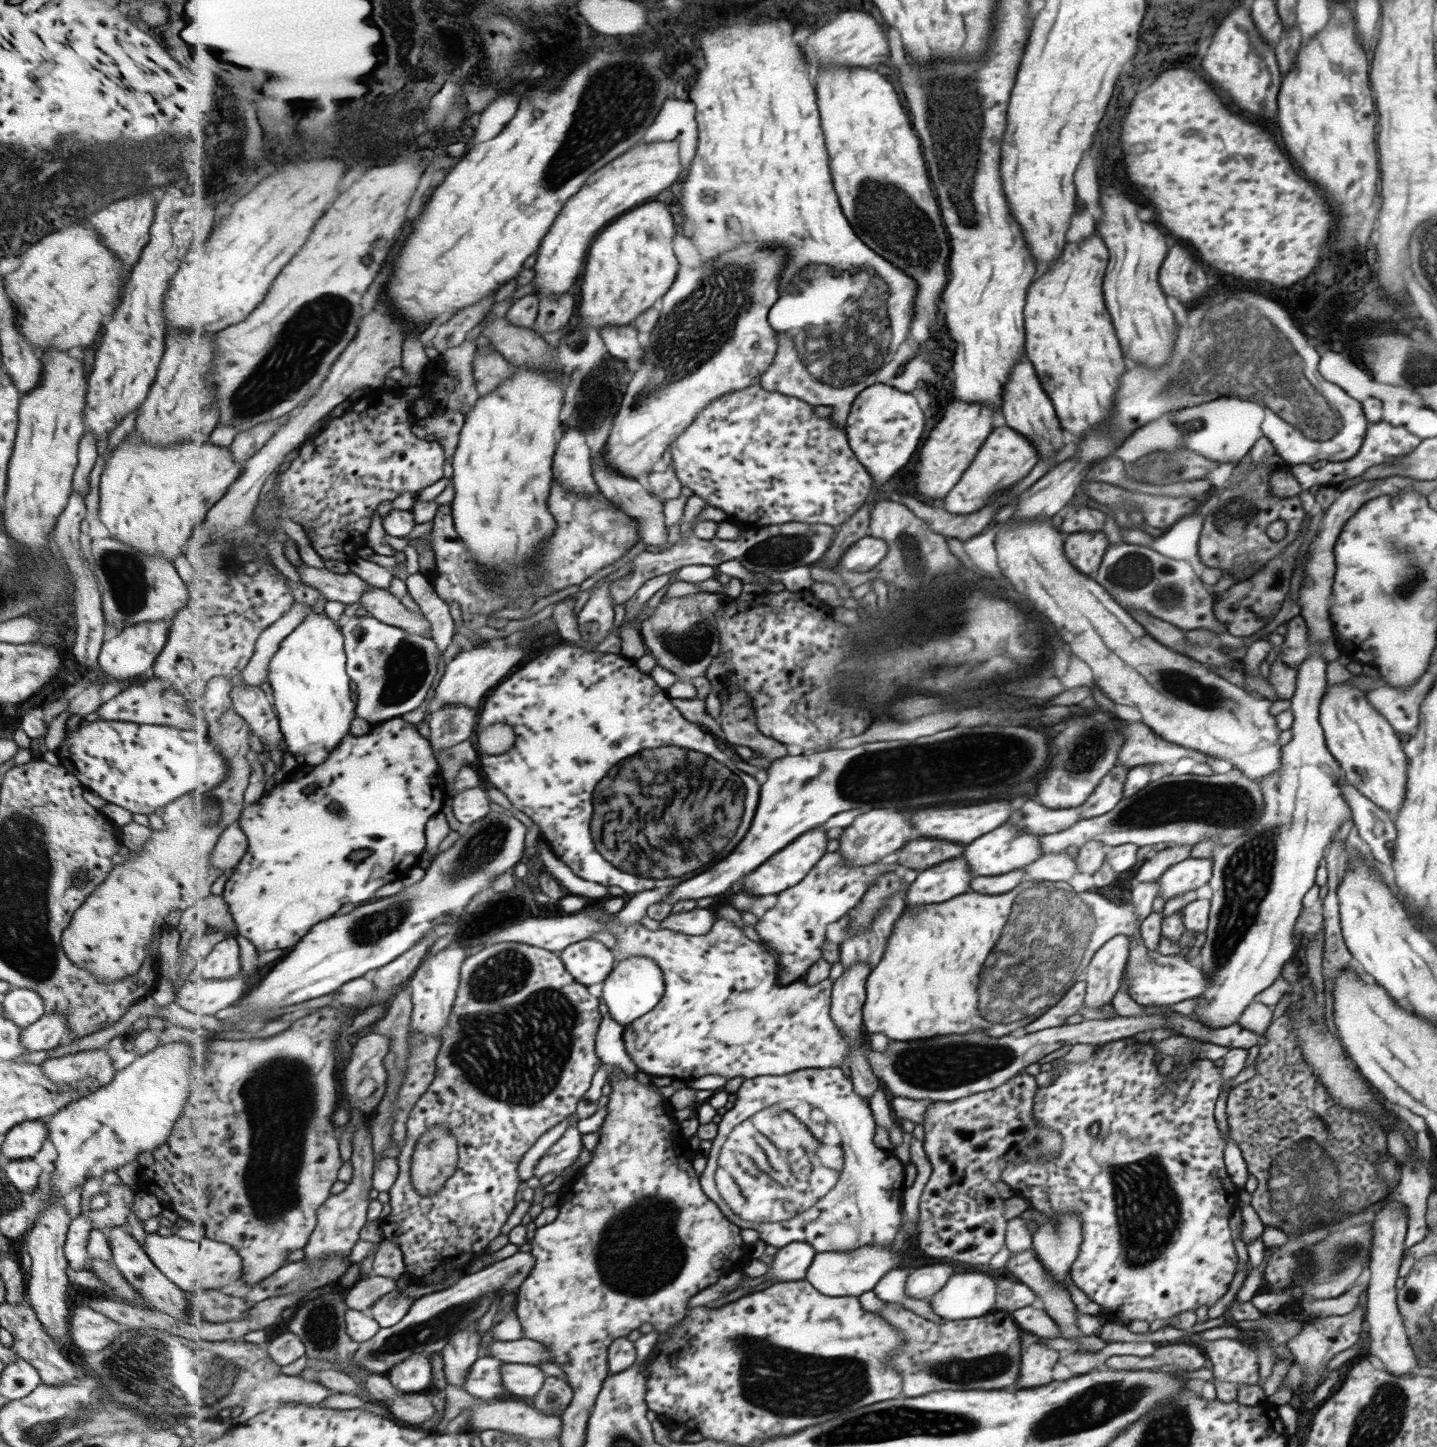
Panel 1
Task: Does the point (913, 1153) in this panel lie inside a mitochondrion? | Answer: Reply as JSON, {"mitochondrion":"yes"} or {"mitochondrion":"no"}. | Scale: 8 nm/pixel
{"mitochondrion":"no"}

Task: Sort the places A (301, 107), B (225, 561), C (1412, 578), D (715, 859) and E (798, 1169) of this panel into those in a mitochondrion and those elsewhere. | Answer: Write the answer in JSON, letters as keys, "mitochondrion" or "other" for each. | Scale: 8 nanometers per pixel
{"A":"other","B":"mitochondrion","C":"mitochondrion","D":"other","E":"mitochondrion"}

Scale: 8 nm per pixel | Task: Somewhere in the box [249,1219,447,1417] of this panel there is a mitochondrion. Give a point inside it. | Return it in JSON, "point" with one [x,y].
{"point":[322,1332]}

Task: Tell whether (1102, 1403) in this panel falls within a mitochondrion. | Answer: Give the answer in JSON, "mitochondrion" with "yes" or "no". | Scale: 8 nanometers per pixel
{"mitochondrion":"yes"}

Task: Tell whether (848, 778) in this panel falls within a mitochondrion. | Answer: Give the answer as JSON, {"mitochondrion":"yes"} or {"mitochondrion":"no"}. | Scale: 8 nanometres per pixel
{"mitochondrion":"yes"}

